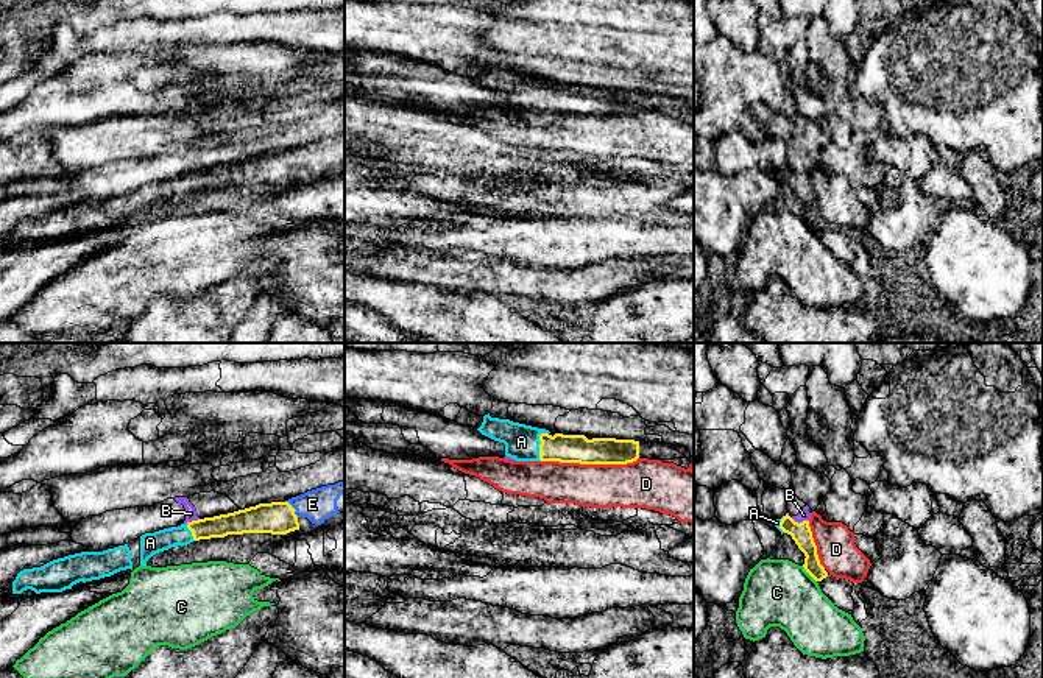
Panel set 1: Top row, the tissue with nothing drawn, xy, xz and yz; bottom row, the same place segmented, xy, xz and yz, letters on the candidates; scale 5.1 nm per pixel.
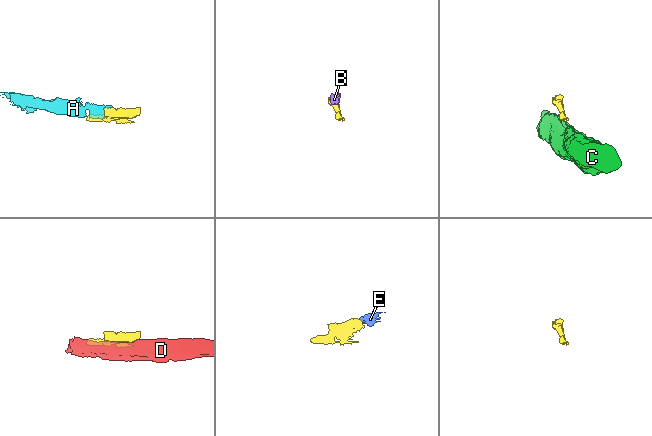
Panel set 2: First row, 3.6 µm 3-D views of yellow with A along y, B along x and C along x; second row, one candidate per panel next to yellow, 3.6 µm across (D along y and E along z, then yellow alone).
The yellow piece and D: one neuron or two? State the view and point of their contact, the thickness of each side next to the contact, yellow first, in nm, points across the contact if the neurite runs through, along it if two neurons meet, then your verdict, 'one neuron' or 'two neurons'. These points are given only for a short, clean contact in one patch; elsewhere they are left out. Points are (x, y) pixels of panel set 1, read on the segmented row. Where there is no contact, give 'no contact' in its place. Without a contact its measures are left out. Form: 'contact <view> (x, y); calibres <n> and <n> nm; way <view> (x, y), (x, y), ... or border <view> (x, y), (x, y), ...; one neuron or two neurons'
contact xz (590, 463); calibres 140 and 240 nm; two neurons

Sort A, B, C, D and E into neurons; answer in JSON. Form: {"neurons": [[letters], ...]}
{"neurons": [["A", "E"], ["B"], ["C"], ["D"]]}

